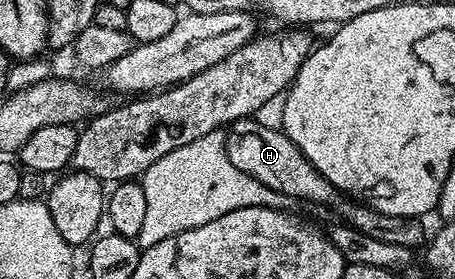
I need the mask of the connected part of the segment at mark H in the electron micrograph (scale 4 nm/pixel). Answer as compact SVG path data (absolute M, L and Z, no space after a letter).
M239 119L239 127L229 125L231 160L233 165L237 165L237 169L241 169L241 173L249 173L249 177L286 195L288 200L304 199L307 203L328 203L347 226L356 227L361 233L369 233L369 237L377 237L377 241L389 241L393 245L405 245L412 249L418 248L419 242L424 242L422 222L419 219L393 217L348 197L311 164L305 153L301 153L301 149L297 149L297 145L287 136L286 131L275 127L267 127L266 122L260 121L255 129L245 129L243 119Z

